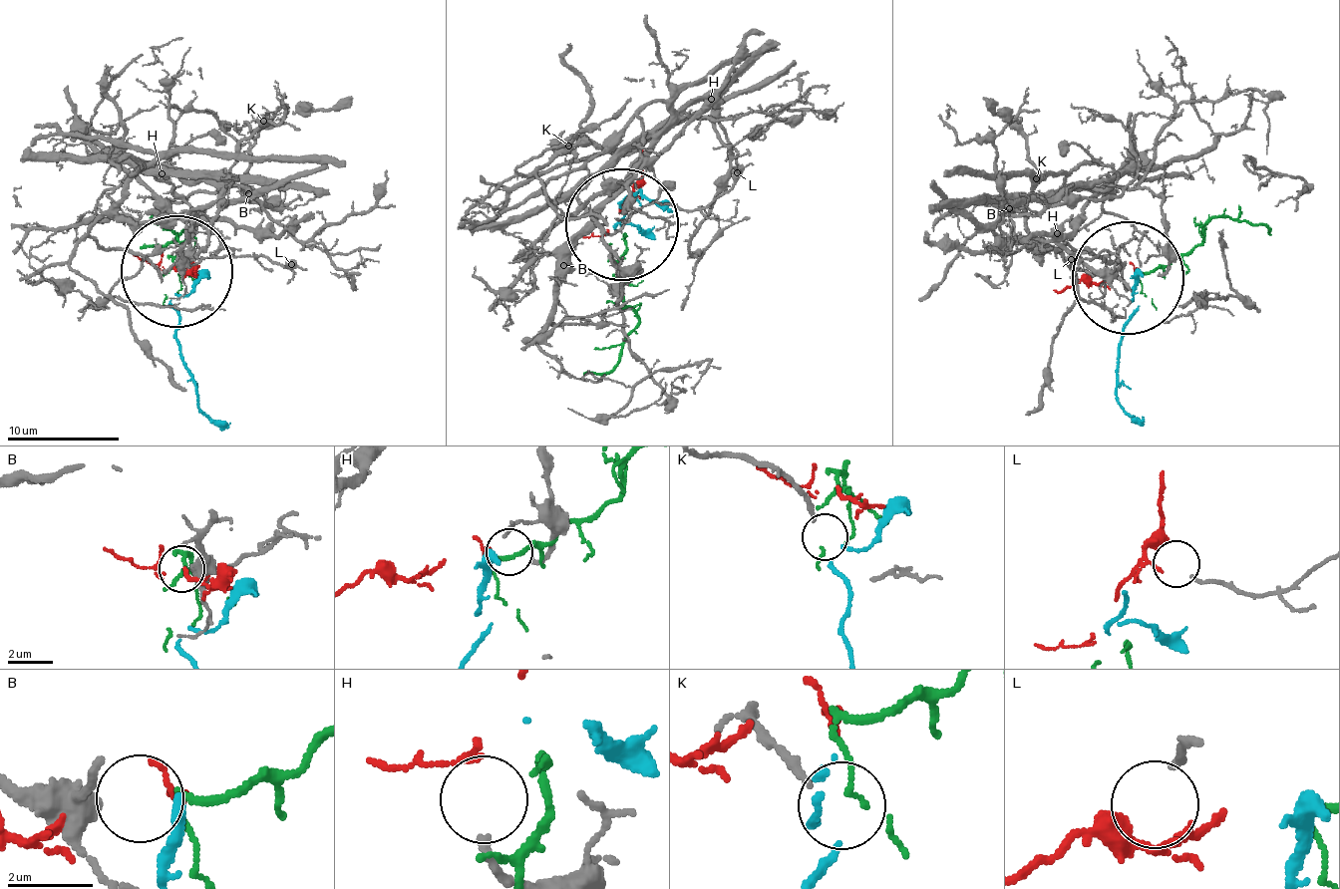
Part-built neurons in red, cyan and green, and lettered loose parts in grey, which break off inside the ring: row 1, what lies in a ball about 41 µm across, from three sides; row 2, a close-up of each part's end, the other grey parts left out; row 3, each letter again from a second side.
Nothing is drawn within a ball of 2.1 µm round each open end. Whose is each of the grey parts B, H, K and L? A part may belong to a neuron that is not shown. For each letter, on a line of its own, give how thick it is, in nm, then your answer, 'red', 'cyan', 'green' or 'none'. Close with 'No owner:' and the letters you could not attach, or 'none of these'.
B: 400 nm thick; green
H: 200 nm thick; red
K: 200 nm thick; cyan
L: 160 nm thick; none
No owner: L

